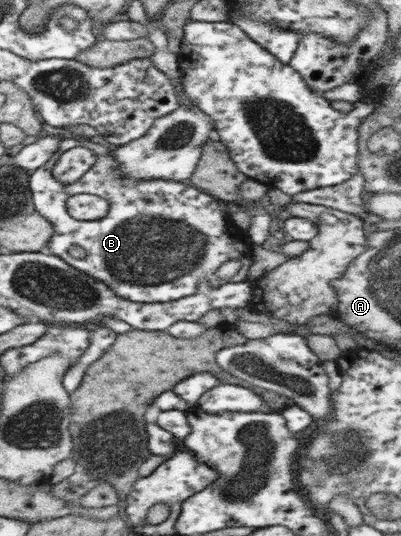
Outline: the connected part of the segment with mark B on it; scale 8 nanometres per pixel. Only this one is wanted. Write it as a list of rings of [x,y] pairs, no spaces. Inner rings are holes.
[[[62,138],[58,149],[50,159],[29,174],[28,189],[36,213],[52,225],[52,236],[48,240],[45,251],[62,259],[73,269],[99,282],[104,282],[118,297],[136,303],[164,303],[196,293],[201,279],[205,279],[205,283],[213,288],[220,287],[227,281],[236,283],[246,281],[245,277],[251,265],[251,249],[254,245],[250,243],[245,231],[235,226],[229,221],[228,216],[224,215],[224,208],[220,201],[194,188],[188,182],[163,179],[137,180],[130,176],[123,177],[113,155],[108,154],[107,148],[98,143],[88,142],[88,139]],[[73,147],[89,149],[95,155],[95,160],[92,167],[74,183],[62,184],[52,177],[51,169],[60,154]],[[78,193],[96,195],[106,200],[109,206],[106,215],[92,222],[77,221],[68,216],[65,207],[66,199]],[[71,245],[78,245],[86,252],[84,259],[73,259],[68,255],[68,248]],[[230,260],[240,262],[238,272],[226,280],[216,278],[214,274],[216,270]]]

